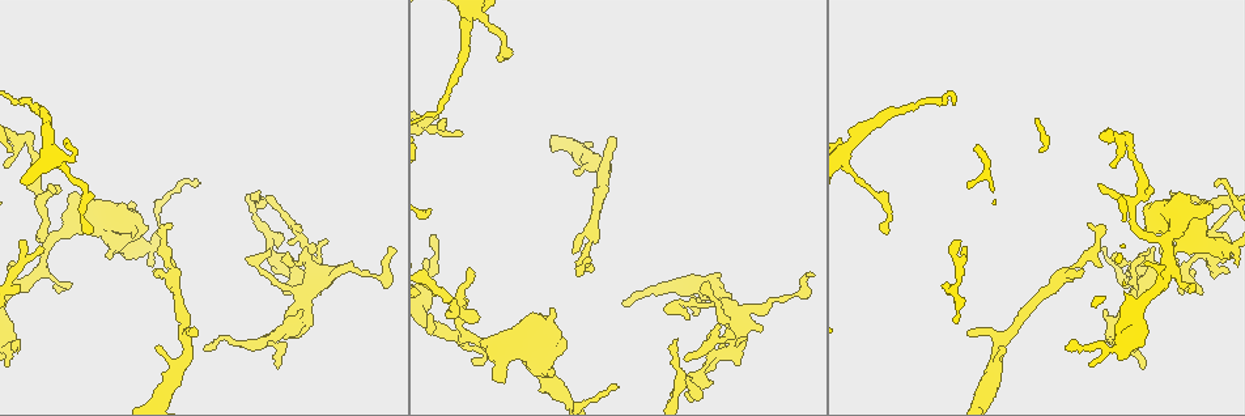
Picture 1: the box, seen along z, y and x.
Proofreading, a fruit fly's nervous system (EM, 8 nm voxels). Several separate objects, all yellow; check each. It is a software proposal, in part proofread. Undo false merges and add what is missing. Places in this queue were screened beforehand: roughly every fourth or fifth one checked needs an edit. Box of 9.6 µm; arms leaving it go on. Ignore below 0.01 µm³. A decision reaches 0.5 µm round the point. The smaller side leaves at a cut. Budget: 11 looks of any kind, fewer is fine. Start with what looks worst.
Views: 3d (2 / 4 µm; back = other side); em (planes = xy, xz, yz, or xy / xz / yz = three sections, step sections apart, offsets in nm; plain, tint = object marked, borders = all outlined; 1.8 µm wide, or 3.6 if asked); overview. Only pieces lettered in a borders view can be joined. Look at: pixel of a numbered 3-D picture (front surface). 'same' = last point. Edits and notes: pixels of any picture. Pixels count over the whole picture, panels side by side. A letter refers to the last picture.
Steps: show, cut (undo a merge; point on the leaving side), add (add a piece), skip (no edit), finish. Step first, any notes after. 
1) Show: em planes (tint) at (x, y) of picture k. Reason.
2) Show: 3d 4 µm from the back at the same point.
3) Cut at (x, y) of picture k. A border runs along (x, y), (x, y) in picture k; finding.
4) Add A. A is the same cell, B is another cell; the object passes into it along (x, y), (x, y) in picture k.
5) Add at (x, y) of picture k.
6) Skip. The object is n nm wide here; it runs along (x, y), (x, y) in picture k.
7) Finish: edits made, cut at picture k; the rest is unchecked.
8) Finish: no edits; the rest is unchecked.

Show: 3d 4 µm at (171, 222) of picture 1. Free end.

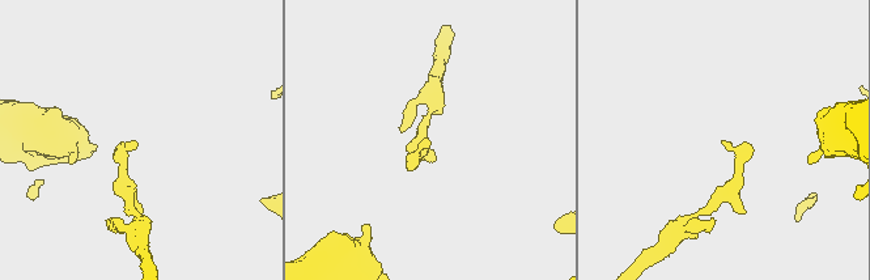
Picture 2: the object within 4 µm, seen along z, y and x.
Show: em planes (borders) at (132, 142) of picture 2. Now the EM.

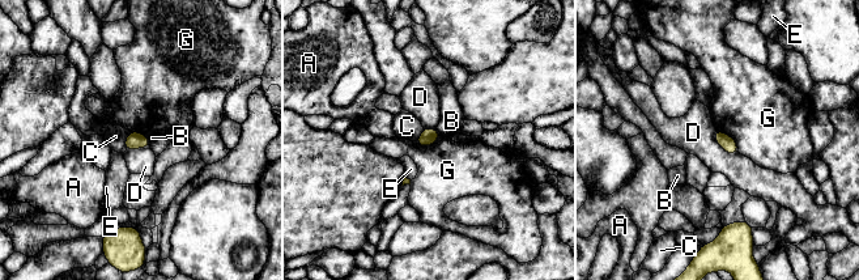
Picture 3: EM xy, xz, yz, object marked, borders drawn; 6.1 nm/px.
Skip. The longest contact is with D, 220 nm; A, B, C, D, E and G are other cells; a border runs along (717, 128), (735, 141), (739, 152) in picture 3; no lettered piece goes on from it.

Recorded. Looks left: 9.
Show: em planes (tint) at (1127, 275) of picture 1. Abrupt turn.

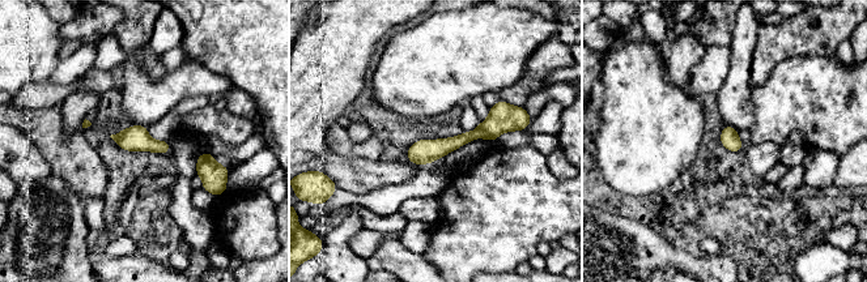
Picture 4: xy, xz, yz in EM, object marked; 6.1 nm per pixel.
Show: em planes (borders) at the same point.

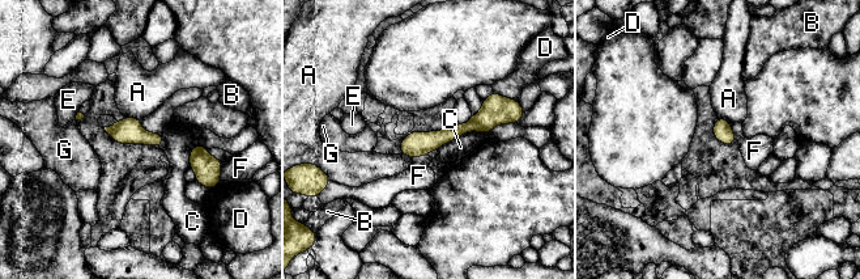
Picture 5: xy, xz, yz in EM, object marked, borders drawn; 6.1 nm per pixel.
Skip. A, B, C, D, E, F and G are other cells; a border runs along (467, 132), (437, 148) in picture 5; all the same neuron.

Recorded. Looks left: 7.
Show: em xy step 4 (tint) at (577, 170) of picture 1. Stops while still wide.

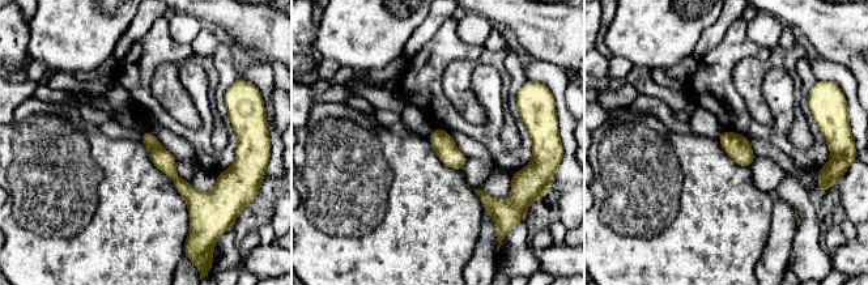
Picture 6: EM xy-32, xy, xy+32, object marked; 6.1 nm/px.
Show: em xy step 4 (borders) at the same point.

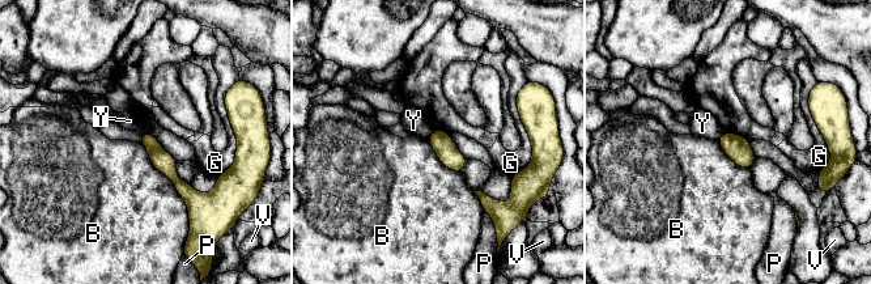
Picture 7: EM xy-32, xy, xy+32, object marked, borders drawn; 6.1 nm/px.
Skip. The longest contact is with B, 600 nm; B, G, P, V and Y are other cells; no lettered piece goes on from it.

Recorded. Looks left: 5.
Finish: no edits; the rest is unchecked.

